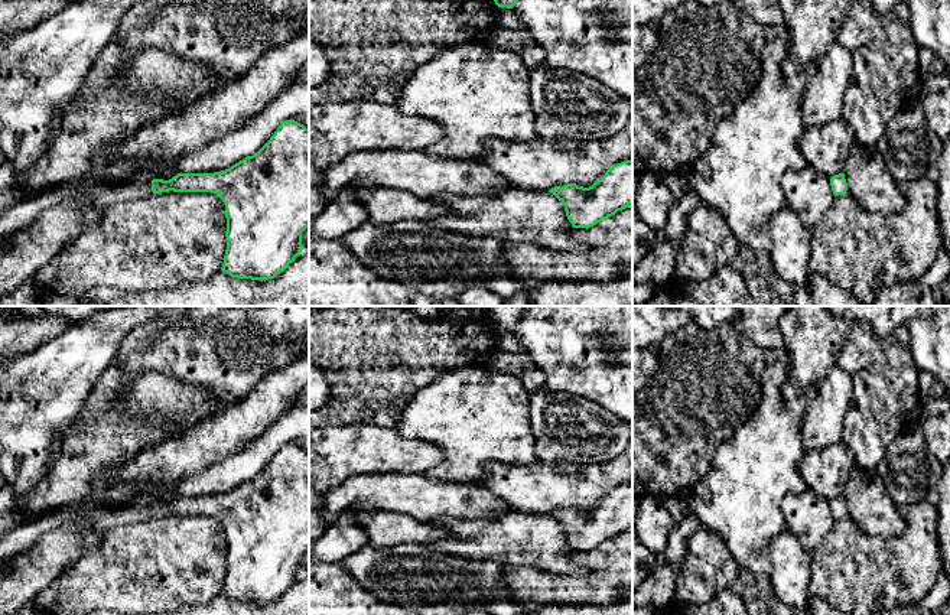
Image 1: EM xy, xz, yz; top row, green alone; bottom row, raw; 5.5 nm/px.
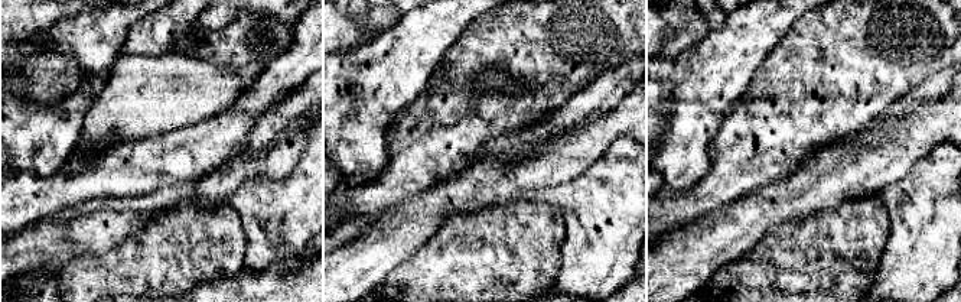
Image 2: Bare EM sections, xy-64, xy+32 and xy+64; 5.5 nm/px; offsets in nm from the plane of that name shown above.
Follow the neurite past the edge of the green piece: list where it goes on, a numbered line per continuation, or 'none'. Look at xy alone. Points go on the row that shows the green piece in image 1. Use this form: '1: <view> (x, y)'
1: xy (22, 214)

